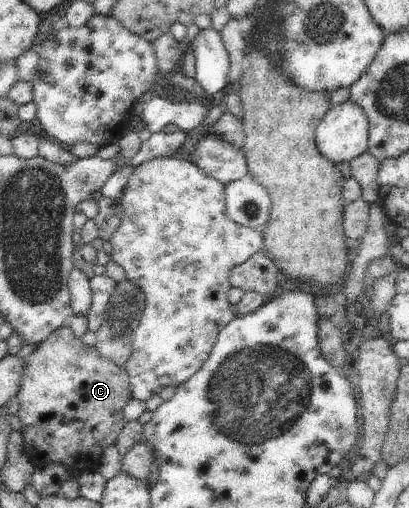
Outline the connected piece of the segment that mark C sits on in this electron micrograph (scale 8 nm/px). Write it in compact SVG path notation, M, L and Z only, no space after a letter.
M69 326L55 330L26 359L21 387L17 397L20 404L17 416L26 456L36 469L60 463L73 475L82 471L98 470L102 453L115 444L117 436L128 422L123 415L125 404L132 399L127 370L101 357L96 347L86 346L74 336Z

